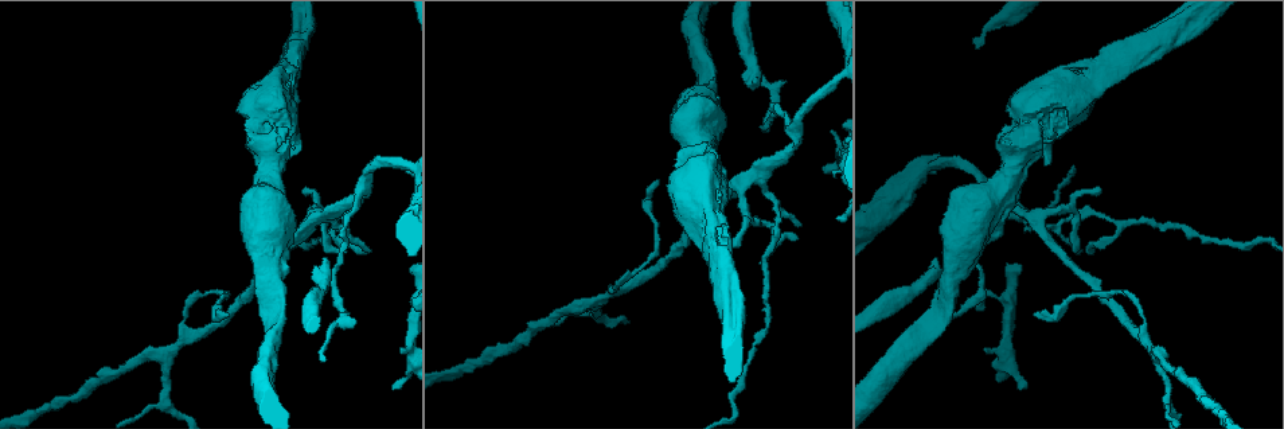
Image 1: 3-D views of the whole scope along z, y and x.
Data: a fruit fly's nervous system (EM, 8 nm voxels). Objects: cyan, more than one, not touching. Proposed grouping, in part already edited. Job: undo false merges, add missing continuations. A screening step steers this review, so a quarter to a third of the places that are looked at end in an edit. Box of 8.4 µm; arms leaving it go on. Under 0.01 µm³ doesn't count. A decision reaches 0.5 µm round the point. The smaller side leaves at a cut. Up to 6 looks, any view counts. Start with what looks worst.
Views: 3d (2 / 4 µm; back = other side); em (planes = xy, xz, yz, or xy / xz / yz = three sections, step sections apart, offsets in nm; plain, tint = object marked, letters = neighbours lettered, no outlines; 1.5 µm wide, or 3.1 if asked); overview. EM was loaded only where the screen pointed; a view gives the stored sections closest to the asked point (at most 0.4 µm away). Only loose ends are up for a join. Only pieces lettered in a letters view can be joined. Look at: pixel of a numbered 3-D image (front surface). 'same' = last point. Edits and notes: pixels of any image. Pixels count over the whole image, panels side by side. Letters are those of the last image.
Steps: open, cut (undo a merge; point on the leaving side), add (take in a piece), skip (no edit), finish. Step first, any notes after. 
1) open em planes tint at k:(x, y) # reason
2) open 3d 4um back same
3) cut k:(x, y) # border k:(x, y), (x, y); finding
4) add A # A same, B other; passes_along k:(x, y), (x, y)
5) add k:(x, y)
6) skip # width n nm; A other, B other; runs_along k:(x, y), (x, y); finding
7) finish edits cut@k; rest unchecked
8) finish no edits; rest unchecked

open em yz step 4 tint at 1:(323, 360)

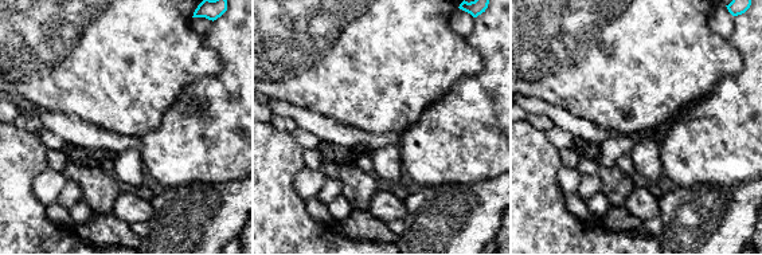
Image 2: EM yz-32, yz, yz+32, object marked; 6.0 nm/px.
open em planes letters same

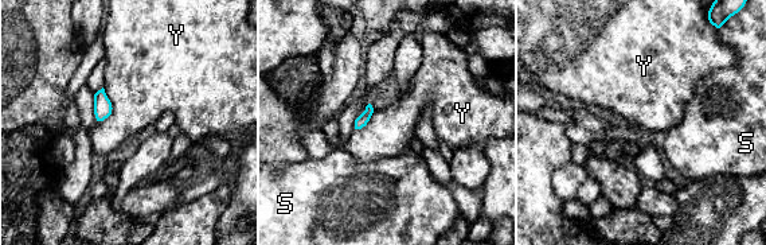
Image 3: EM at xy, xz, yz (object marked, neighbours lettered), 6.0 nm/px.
skip # width 70 nm; S other, Y other; border 3:(102, 88), (112, 112), (97, 121); none of them fits

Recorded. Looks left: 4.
open em xy step 4 tint at 1:(1020, 389) # tapers out

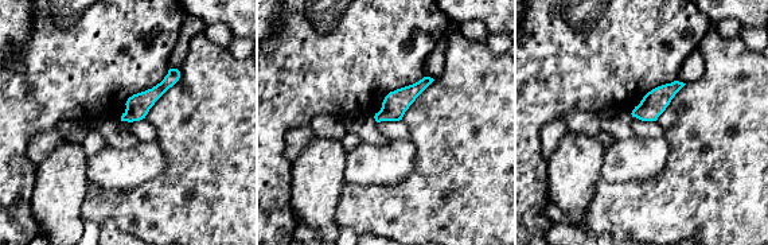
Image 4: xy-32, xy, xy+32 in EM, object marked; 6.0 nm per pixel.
open em planes letters same

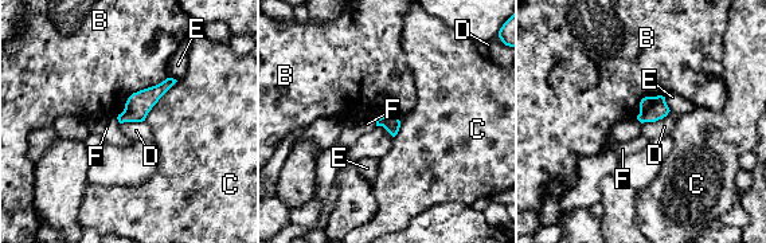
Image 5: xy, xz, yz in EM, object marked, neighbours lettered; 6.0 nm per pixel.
skip # width 100 nm; B other, C other, D other, E other, F other; border 5:(669, 110), (661, 118), (643, 124); no lettered piece goes on from it

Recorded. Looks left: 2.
open em planes plain at 1:(1018, 205) # side arm on a straight run

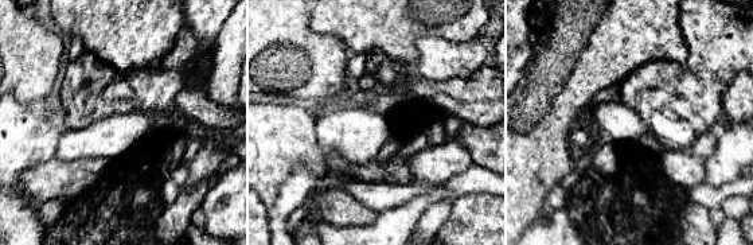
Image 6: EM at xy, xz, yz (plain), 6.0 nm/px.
open em planes letters same

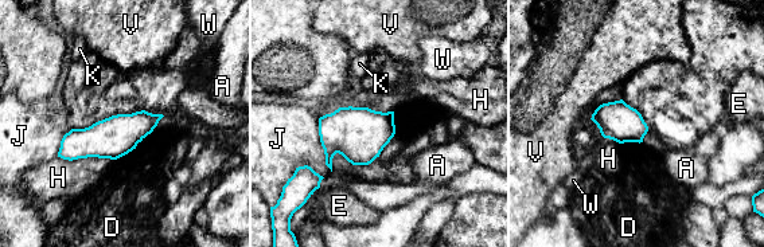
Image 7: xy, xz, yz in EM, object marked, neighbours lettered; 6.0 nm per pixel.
skip # width 220 nm; A other, D other, E other, H other, J other, K other, V other, W other; border 7:(57, 156), (65, 160), (113, 160); all the same neuron

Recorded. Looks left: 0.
finish no edits; rest unchecked

